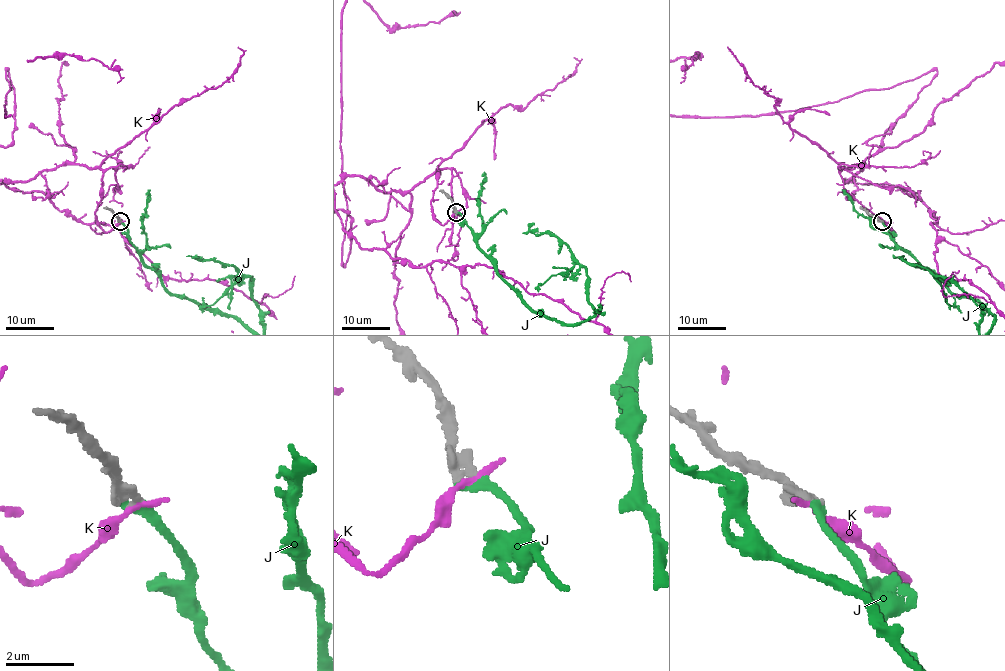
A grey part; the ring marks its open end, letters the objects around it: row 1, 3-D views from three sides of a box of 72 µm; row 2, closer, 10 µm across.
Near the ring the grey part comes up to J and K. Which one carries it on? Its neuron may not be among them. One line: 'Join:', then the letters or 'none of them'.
Join: J

